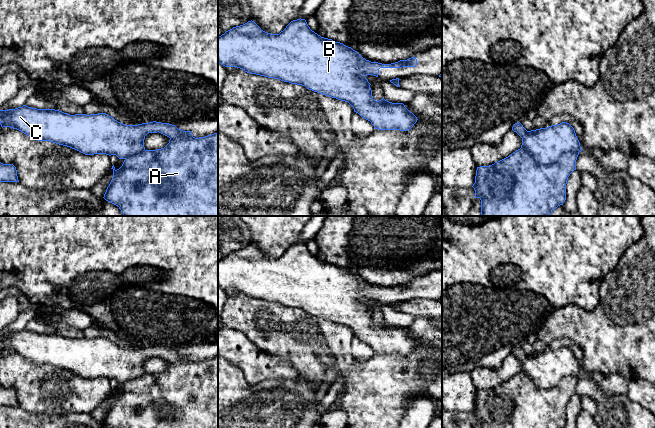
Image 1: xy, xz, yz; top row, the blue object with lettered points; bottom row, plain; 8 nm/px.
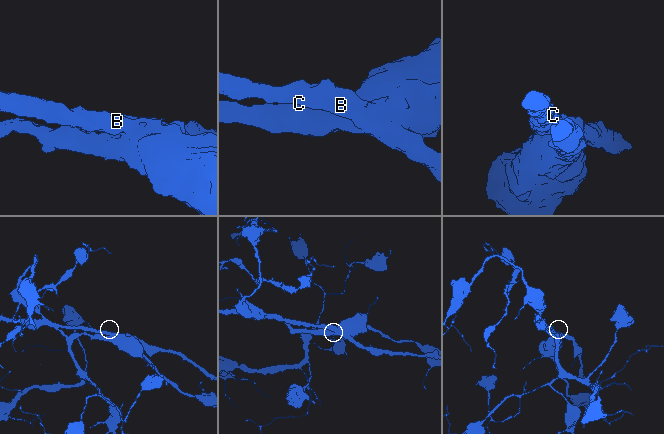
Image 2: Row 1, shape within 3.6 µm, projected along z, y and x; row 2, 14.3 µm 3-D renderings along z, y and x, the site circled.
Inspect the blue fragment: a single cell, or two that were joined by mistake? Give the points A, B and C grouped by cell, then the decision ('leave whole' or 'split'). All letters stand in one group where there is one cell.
A / B C | split

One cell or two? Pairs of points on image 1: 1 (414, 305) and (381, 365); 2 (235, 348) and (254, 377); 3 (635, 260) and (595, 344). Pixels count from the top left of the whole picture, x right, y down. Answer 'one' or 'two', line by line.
1: two
2: one
3: one

